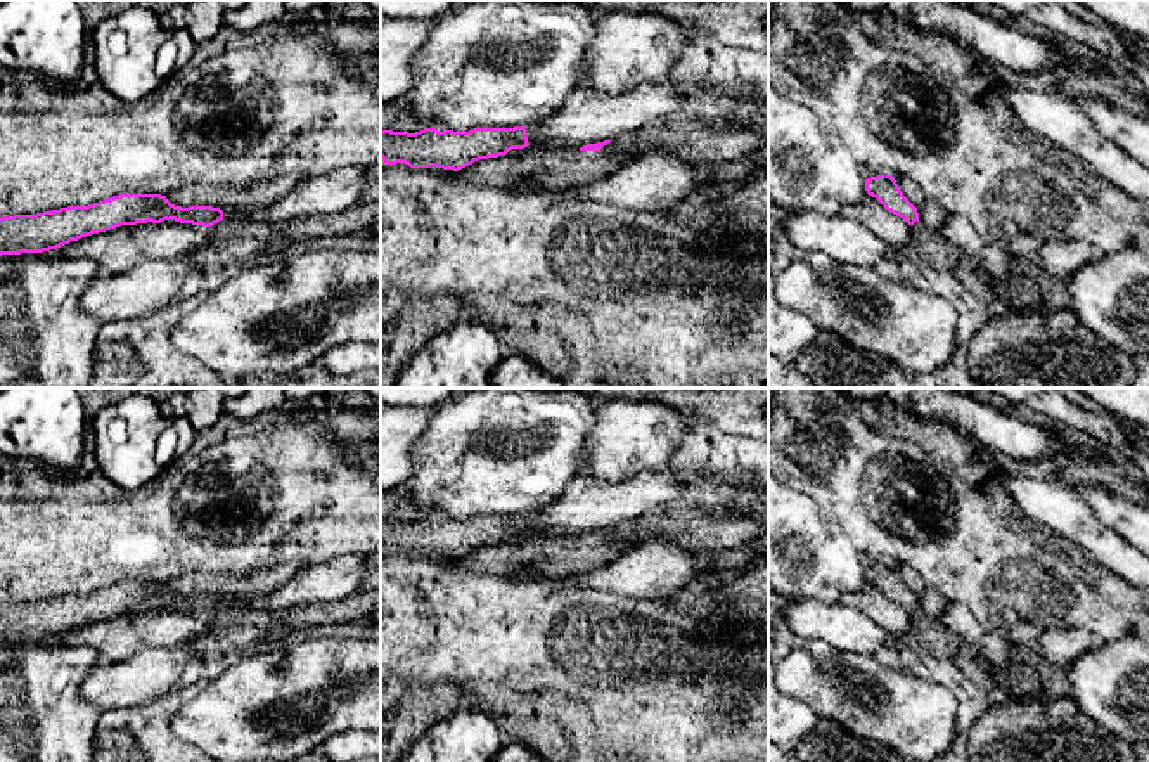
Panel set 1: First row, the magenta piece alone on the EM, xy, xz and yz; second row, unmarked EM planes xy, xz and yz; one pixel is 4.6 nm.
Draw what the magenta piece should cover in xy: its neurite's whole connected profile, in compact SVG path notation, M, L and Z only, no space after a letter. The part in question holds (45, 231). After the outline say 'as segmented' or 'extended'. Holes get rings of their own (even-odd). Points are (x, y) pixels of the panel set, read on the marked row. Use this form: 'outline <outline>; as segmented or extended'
outline M119 194L88 206L0 218L0 256L57 249L121 225L175 220L211 227L237 215L235 210L213 206L175 206L161 194Z; extended

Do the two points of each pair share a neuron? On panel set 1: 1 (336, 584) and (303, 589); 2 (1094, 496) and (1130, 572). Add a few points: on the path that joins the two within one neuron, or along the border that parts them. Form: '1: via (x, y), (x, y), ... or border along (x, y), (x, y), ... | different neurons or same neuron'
1: via (327, 584), (312, 584) | same neuron
2: border along (1078, 497), (1130, 546) | different neurons

